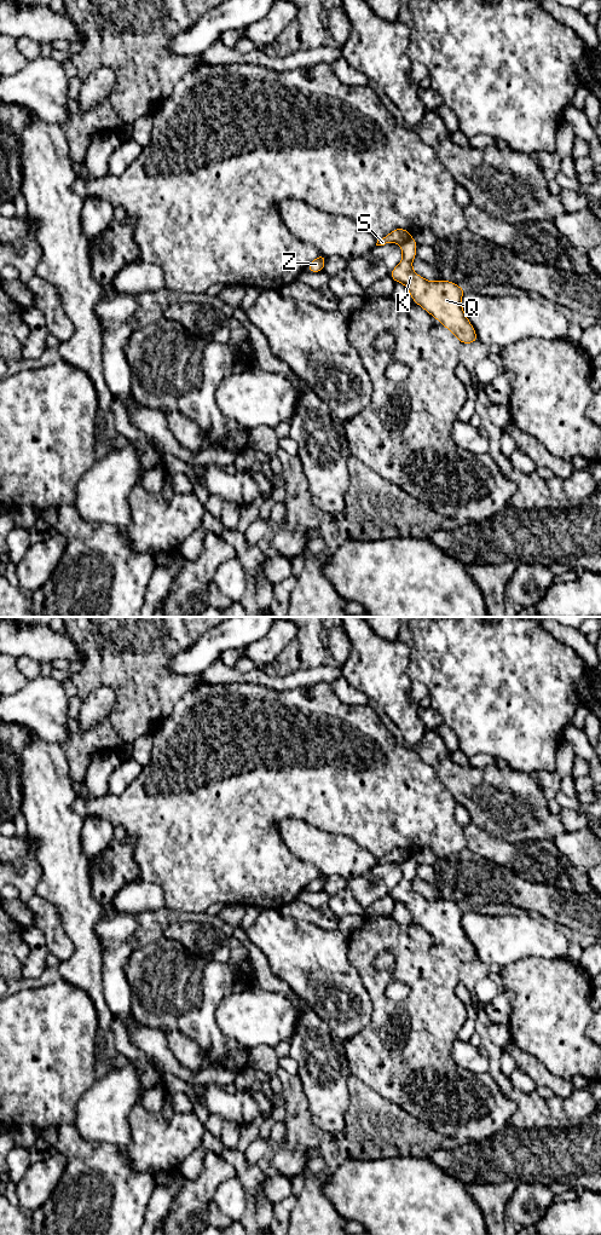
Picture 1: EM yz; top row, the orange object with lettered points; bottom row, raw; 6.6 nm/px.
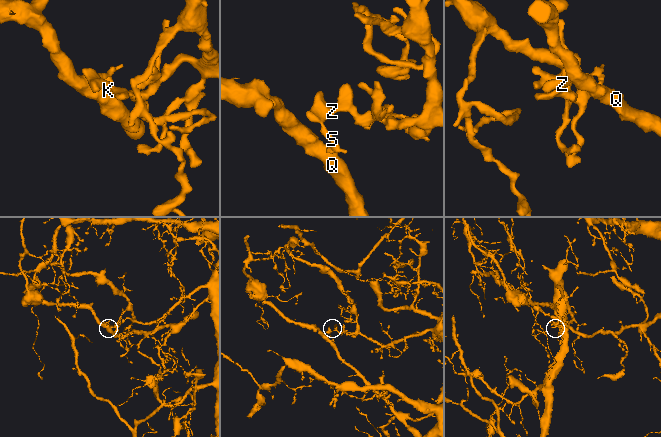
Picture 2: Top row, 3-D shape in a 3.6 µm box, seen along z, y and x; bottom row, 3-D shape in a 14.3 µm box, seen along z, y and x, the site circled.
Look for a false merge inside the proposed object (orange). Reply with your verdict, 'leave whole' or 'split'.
split

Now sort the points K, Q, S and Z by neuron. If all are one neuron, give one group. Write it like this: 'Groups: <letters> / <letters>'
Groups: K Q / S Z

